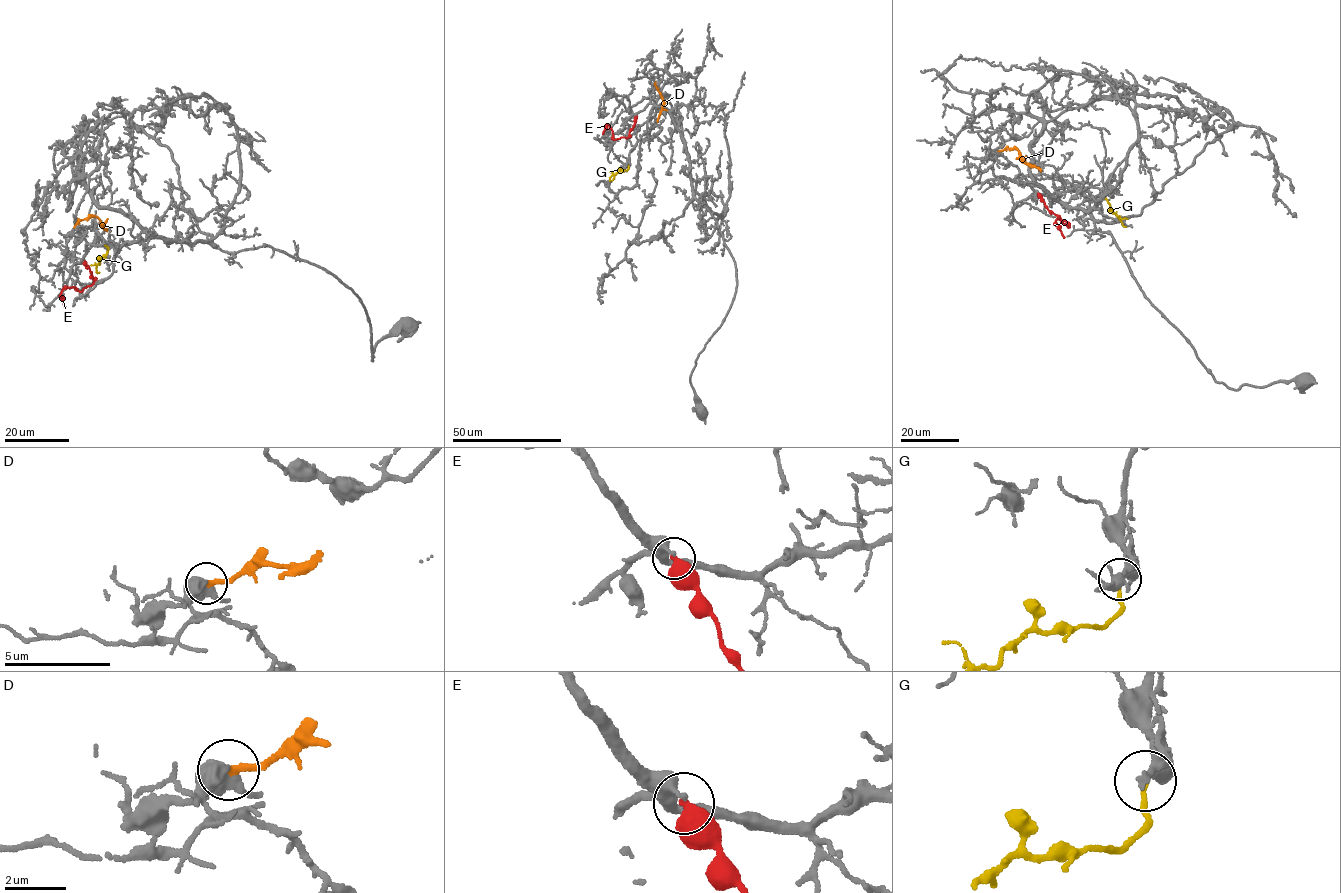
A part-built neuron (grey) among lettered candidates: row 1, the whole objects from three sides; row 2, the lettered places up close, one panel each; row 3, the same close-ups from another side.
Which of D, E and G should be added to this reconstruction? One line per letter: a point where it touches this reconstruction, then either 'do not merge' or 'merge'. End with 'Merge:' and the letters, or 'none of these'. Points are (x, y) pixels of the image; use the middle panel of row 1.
D: (655, 82) | do not merge
E: (636, 116) | do not merge
G: (628, 165) | merge
Merge: G

